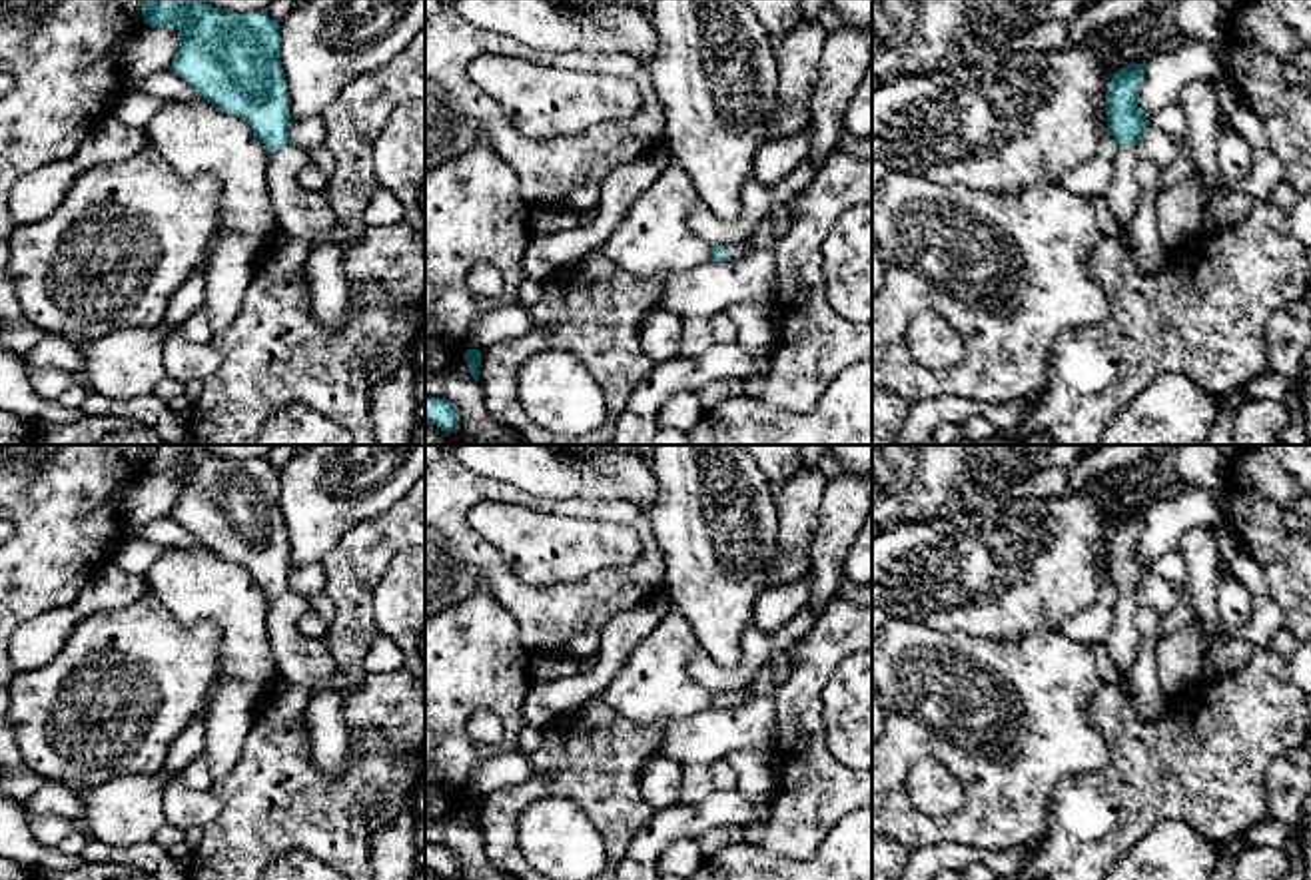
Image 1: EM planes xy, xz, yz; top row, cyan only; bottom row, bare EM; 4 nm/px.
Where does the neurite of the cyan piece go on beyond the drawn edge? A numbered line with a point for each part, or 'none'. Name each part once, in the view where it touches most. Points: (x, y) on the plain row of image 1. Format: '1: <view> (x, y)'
1: xy (300, 659)

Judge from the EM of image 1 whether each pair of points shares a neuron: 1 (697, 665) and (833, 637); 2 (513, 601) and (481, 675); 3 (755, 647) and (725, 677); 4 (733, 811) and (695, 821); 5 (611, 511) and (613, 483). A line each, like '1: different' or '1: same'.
1: different
2: different
3: same
4: same
5: different

